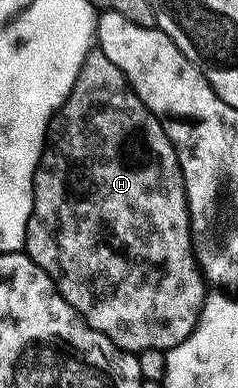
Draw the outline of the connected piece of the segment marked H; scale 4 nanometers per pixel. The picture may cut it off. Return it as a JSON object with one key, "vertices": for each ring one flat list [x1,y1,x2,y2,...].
{"vertices":[[91,50,87,54,75,78,71,94,49,123,49,135,45,138,45,148,41,151,41,160,37,163,33,175,29,221,23,225,23,251,46,272,56,286,58,294,77,311,77,315,86,324,99,330,99,334,111,338,111,342,115,342,115,346,119,346,125,352,136,354,143,350,168,350,179,346,179,342,183,342,192,334,198,318,201,317,201,308,205,305,207,295,207,282,197,267,197,259,193,256,193,239,189,233,189,207,175,146,167,138,155,114,151,114,151,110,147,110,147,106,143,106,141,99,131,90,119,66,115,66,115,62,111,62,111,58,107,58,99,50]]}

